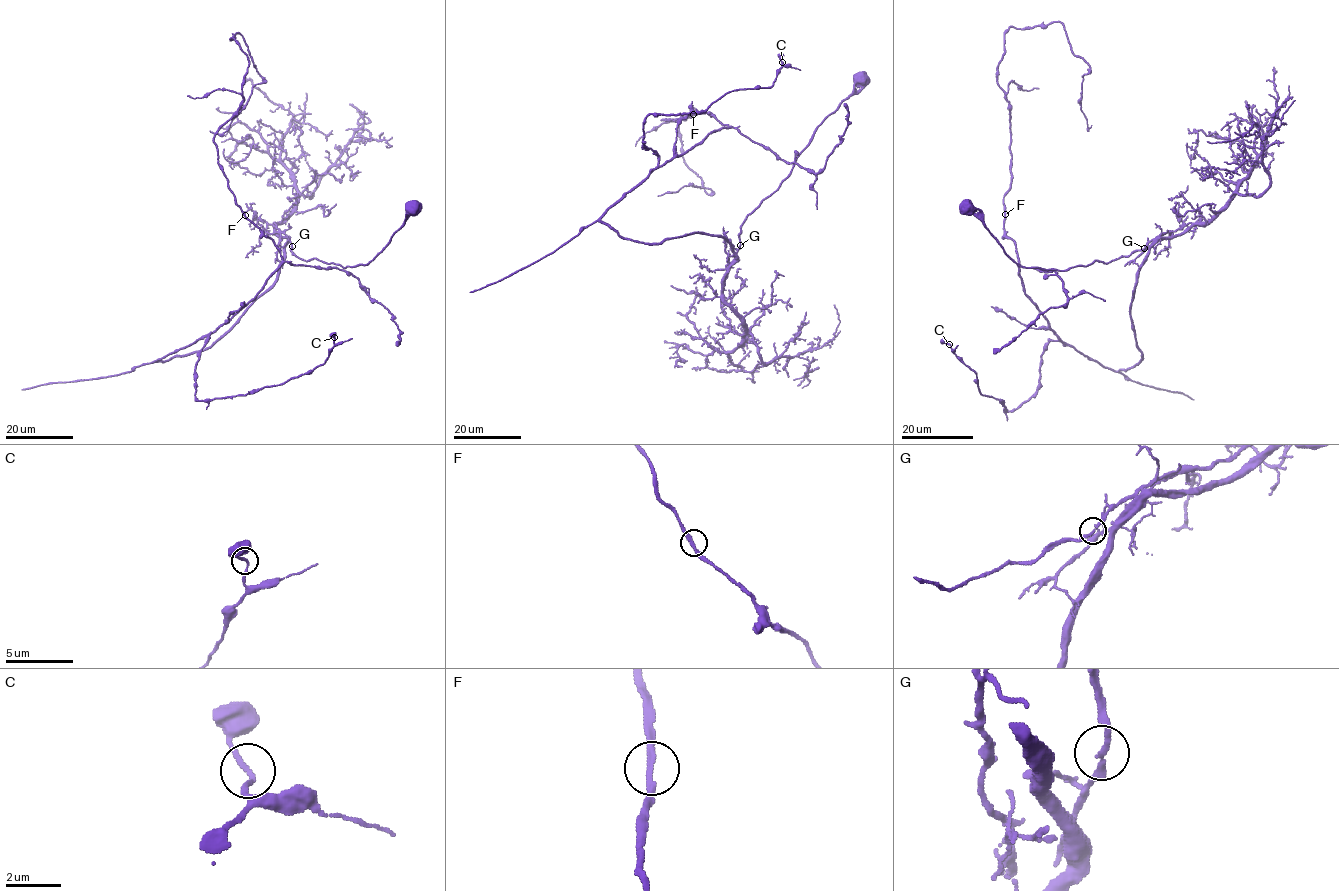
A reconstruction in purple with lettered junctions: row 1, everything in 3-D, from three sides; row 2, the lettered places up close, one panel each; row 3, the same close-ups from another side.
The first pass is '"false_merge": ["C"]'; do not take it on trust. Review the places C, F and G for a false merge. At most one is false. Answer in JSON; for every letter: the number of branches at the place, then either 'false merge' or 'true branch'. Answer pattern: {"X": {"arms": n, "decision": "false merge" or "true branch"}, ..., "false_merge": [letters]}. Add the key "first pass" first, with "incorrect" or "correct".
{"first pass": "incorrect", "C": {"arms": 2, "decision": "true branch"}, "F": {"arms": 2, "decision": "true branch"}, "G": {"arms": 2, "decision": "true branch"}, "false_merge": []}

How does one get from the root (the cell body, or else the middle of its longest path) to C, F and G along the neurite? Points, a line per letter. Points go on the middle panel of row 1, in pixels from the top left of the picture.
C: (859, 79), (738, 249), (703, 233), (642, 243), (600, 220), (657, 165), (648, 115), (771, 87), (782, 62)
F: (859, 79), (747, 216), (738, 249), (703, 233), (623, 238), (600, 217), (730, 127), (693, 114)
G: (859, 79), (852, 93), (816, 129), (790, 174), (747, 216), (740, 227), (739, 245)

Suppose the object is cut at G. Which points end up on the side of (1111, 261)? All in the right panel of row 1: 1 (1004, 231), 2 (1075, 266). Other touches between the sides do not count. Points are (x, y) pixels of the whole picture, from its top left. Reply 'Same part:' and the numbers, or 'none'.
Same part: 2

